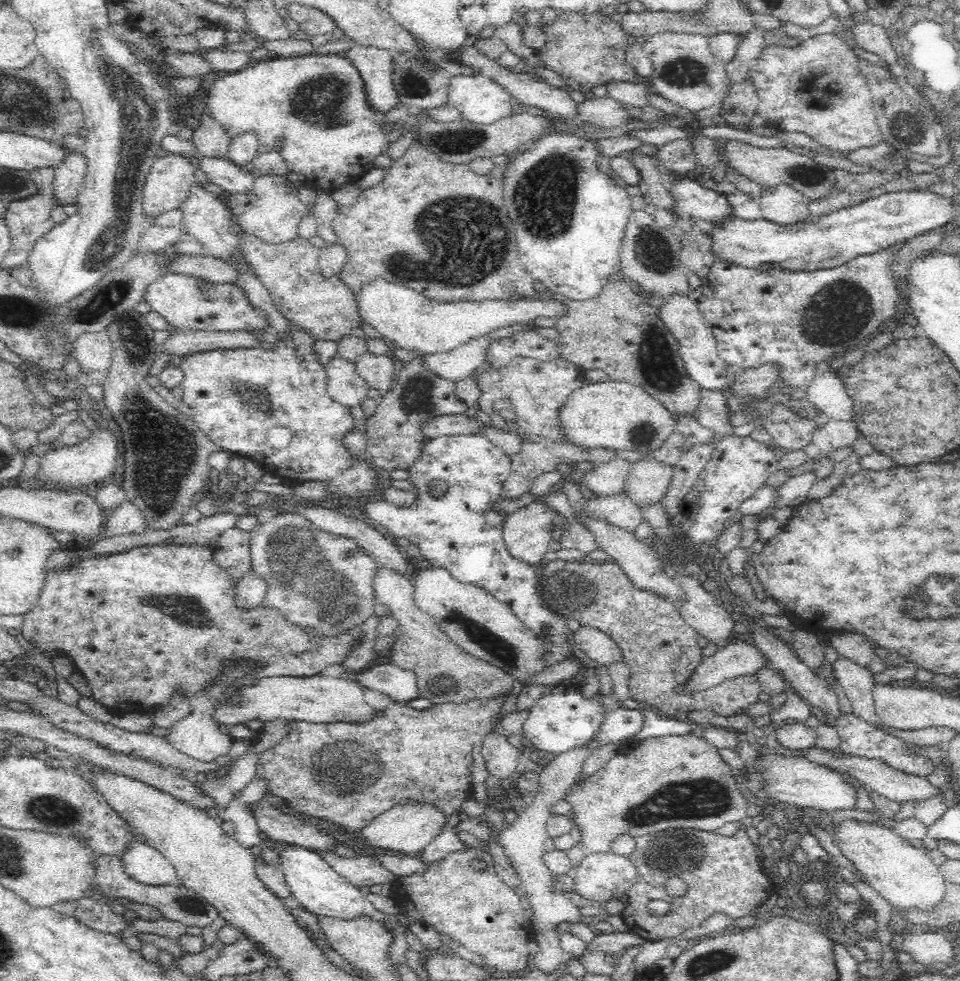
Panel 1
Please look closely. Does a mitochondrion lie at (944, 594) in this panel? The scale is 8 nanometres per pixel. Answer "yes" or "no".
yes

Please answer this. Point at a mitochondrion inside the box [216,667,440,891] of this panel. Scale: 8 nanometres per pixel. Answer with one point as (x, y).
(345, 763)

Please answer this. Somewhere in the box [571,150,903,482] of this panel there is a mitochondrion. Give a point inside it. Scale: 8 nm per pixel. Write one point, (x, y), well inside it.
(838, 304)

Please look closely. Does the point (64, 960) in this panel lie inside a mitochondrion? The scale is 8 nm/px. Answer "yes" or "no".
no

